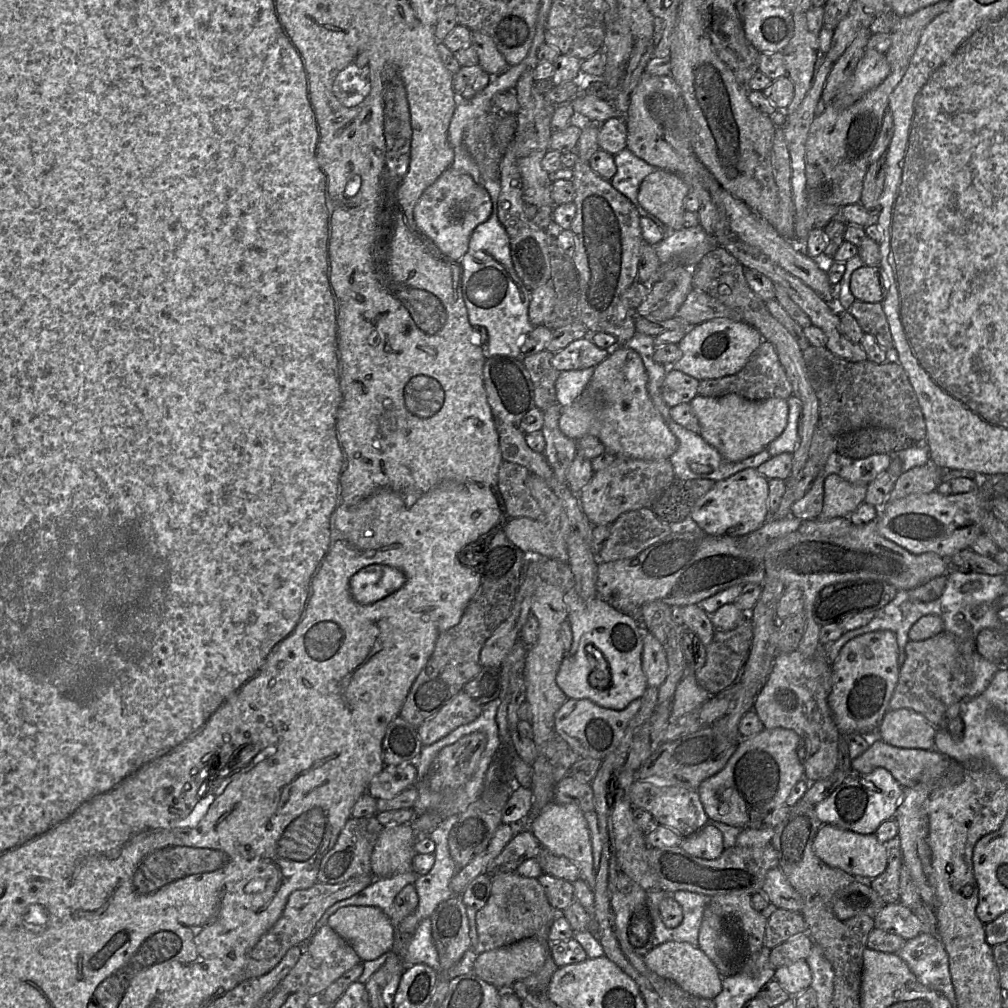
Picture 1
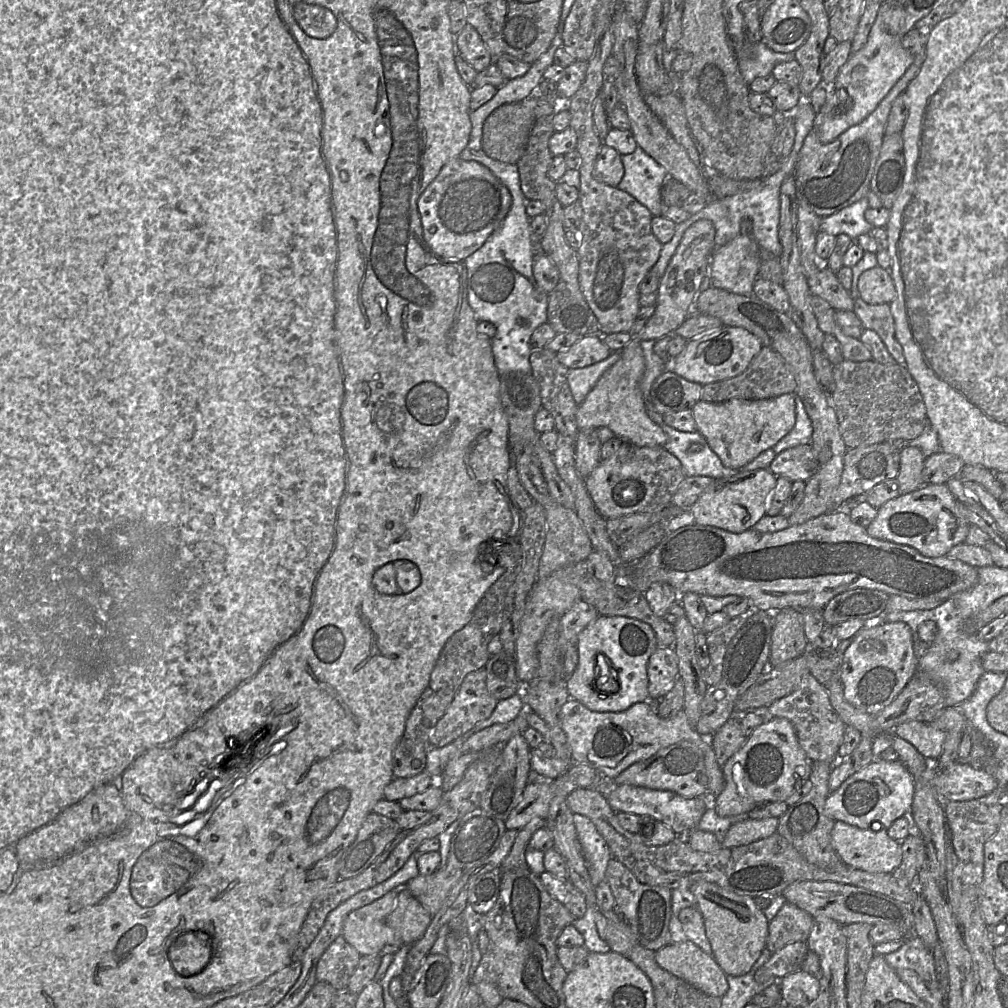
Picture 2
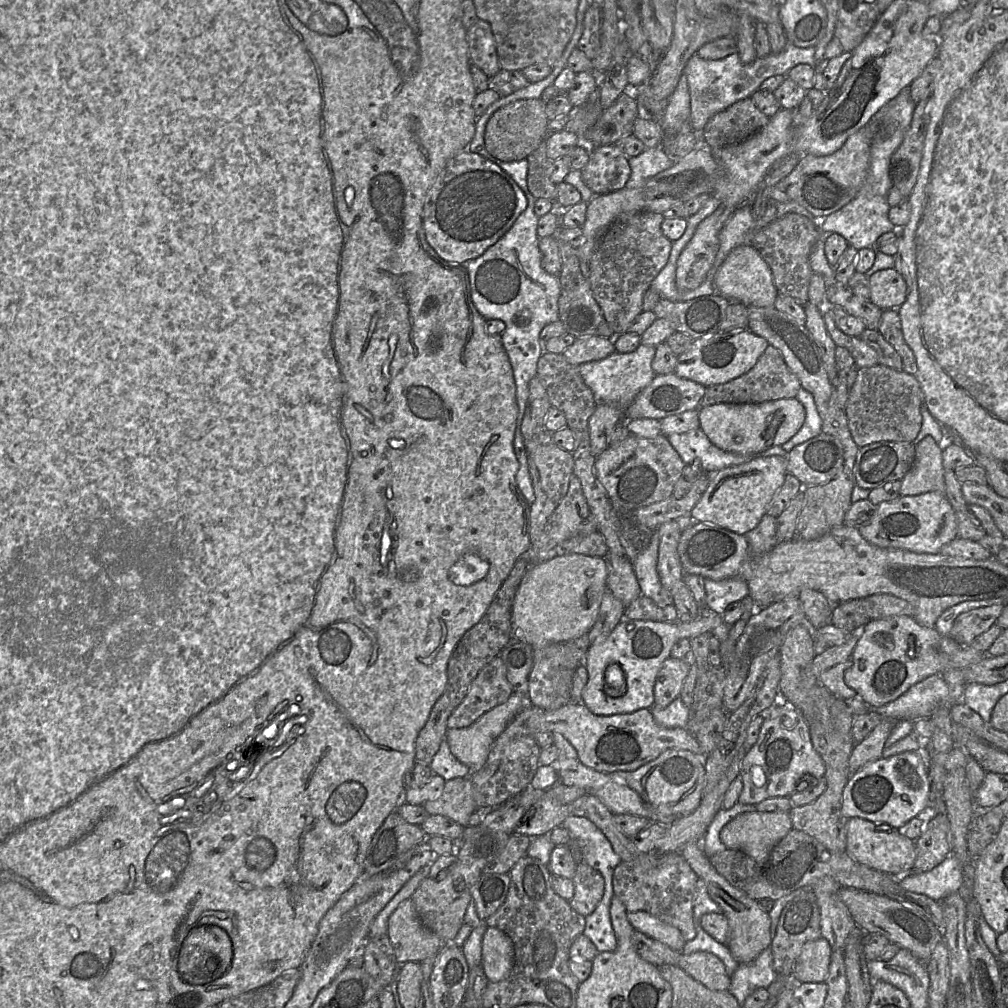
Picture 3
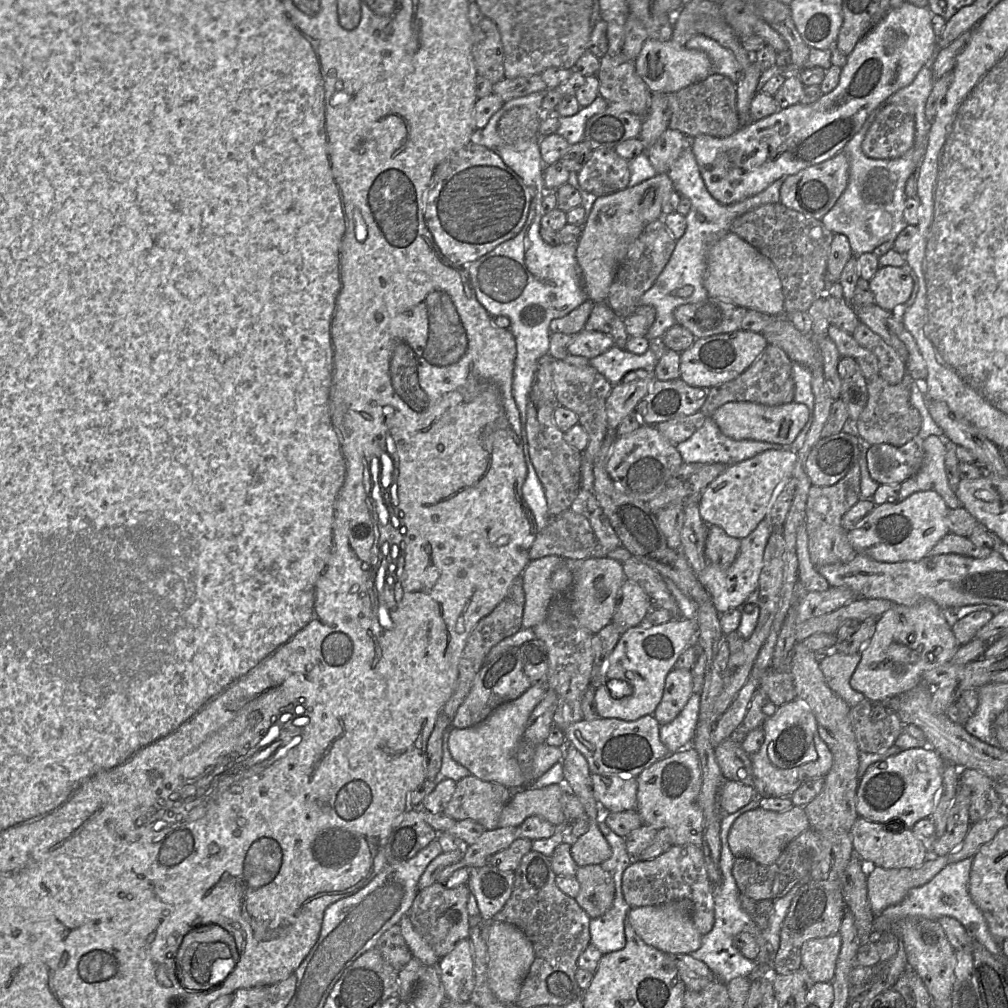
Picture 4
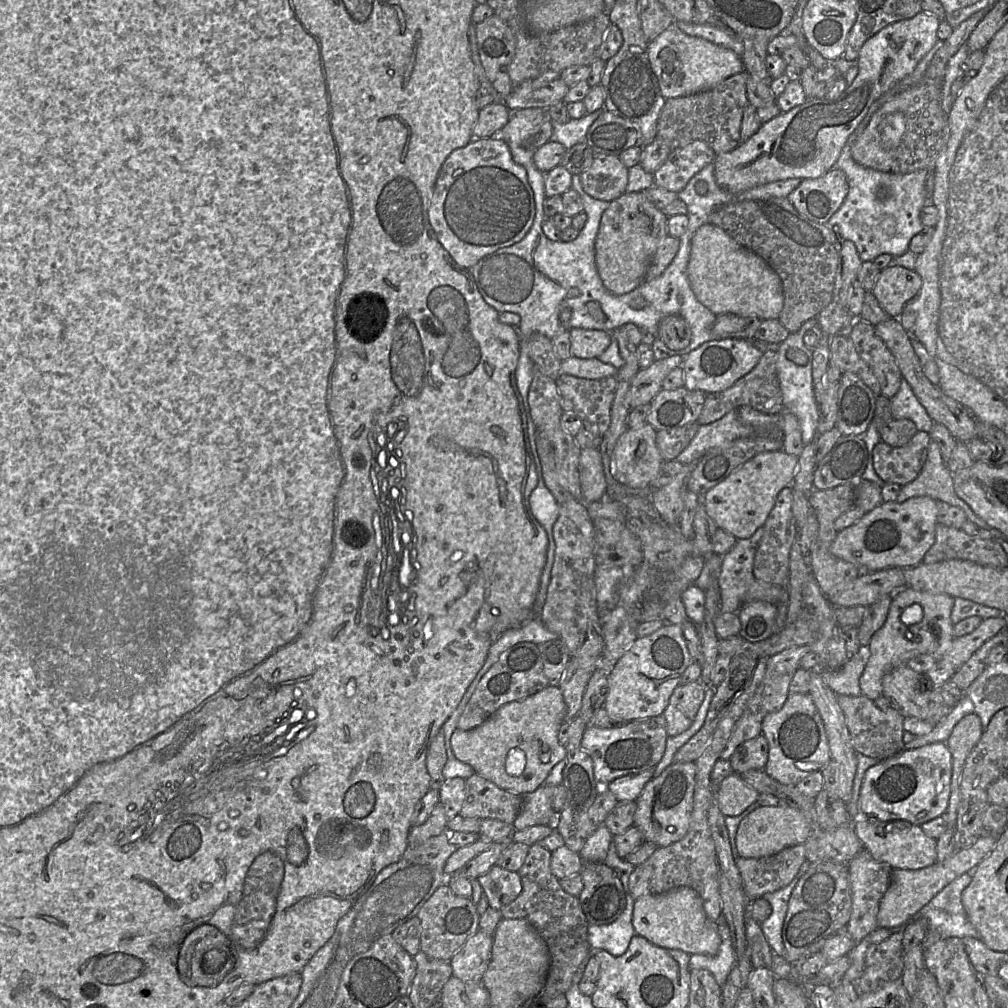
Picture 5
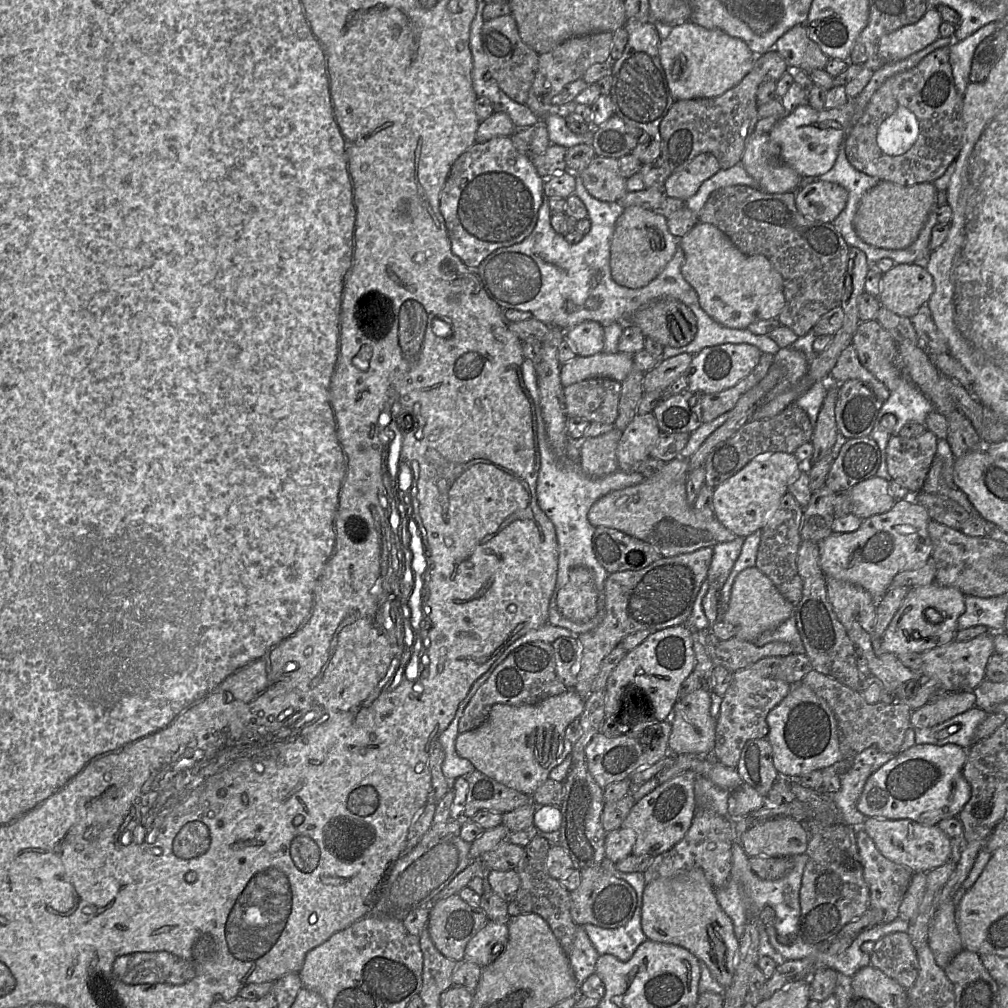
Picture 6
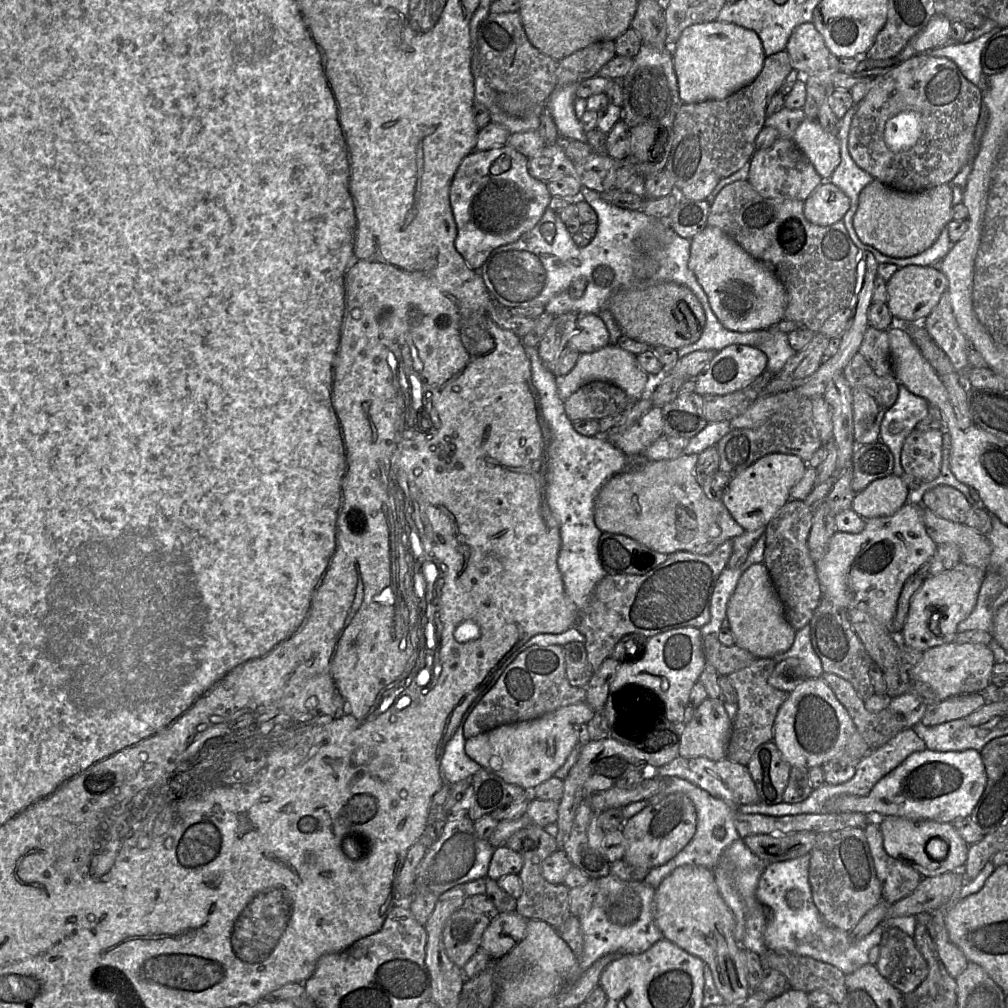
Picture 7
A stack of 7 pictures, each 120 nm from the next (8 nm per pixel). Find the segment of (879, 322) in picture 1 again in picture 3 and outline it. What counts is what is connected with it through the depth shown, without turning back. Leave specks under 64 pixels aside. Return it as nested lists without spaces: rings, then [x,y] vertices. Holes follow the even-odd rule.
[[[886,309],[882,311],[877,330],[900,355],[903,371],[915,375],[917,372],[916,358],[903,337],[901,321],[897,309]]]

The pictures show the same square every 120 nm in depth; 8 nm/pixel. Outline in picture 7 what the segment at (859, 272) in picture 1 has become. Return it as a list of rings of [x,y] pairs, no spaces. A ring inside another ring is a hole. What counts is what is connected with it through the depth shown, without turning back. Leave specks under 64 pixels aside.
[[[909,265],[899,268],[887,281],[886,305],[896,323],[919,323],[927,318],[948,289],[948,279],[943,272],[931,265]]]

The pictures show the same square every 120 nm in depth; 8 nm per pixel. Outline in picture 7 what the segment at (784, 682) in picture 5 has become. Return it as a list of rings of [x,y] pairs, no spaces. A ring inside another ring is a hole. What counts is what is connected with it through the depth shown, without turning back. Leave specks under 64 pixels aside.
[[[759,658],[727,676],[737,695],[737,712],[732,721],[732,732],[726,754],[726,759],[734,763],[746,766],[756,748],[773,739],[773,723],[777,710],[788,695],[787,692],[778,690],[767,682],[775,665],[773,658]]]

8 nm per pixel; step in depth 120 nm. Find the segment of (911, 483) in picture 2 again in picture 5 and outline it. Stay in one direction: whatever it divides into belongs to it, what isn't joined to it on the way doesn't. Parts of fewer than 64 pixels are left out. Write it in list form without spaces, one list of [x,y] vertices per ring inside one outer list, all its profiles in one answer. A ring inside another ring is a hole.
[[[931,441],[928,447],[926,462],[916,479],[901,486],[896,502],[903,503],[913,497],[927,496],[935,501],[948,503],[964,511],[967,519],[981,529],[985,529],[999,541],[1005,538],[997,529],[990,527],[984,520],[978,517],[973,510],[960,499],[954,488],[953,474],[947,468],[943,460],[939,445]]]

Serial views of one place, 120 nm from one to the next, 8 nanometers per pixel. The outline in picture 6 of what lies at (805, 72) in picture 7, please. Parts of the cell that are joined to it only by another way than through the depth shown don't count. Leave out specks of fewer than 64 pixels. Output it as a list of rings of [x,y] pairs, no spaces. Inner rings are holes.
[[[805,24],[789,29],[777,40],[773,49],[785,59],[792,70],[825,69],[830,59],[809,37]]]

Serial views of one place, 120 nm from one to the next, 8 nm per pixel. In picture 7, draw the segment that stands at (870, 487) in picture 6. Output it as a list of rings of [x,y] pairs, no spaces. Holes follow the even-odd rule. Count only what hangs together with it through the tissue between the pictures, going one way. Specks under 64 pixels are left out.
[[[891,474],[872,481],[865,489],[857,492],[851,509],[864,520],[890,516],[906,503],[909,489],[900,477]]]

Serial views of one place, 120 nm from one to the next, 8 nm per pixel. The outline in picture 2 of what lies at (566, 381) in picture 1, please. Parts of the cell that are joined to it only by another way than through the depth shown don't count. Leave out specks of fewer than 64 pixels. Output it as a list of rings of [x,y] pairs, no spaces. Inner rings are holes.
[[[612,352],[606,359],[582,368],[569,368],[567,381],[575,401],[580,404],[596,385],[603,373],[614,365],[620,352]]]

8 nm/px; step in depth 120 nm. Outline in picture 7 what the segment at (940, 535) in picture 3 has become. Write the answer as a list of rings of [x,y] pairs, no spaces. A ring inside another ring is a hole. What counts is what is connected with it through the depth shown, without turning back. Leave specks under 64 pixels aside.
[[[905,503],[890,516],[865,520],[863,530],[856,534],[836,531],[823,557],[815,563],[822,597],[842,610],[866,606],[867,611],[890,632],[904,582],[936,549],[922,523],[921,507],[921,504]]]

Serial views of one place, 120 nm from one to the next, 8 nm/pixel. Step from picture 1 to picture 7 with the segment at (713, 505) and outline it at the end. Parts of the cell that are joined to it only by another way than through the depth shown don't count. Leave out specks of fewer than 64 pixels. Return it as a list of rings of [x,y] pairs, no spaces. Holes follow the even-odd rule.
[[[767,454],[730,480],[721,501],[745,531],[766,527],[777,511],[790,499],[790,490],[803,477],[805,469],[806,462],[797,455]]]

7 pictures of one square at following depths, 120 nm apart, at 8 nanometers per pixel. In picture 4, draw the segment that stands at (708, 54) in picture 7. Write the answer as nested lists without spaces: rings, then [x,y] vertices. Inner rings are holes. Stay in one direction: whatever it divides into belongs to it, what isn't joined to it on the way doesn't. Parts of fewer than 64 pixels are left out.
[[[648,38],[635,60],[635,66],[637,74],[652,93],[675,93],[713,74],[712,62],[705,52],[678,45],[671,39],[659,41]]]

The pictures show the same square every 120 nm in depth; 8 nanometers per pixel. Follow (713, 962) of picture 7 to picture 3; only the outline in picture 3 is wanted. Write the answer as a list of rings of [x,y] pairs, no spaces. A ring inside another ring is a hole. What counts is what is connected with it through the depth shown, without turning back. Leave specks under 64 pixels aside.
[[[645,911],[627,912],[626,918],[633,928],[667,945],[675,951],[682,951],[686,940],[681,932]]]

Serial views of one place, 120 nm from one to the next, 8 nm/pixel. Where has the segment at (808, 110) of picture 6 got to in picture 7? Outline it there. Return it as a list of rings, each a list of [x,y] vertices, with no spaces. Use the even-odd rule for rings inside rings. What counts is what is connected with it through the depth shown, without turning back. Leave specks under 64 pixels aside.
[[[805,118],[792,141],[807,156],[821,178],[827,181],[840,163],[838,135],[826,132],[817,120]]]

